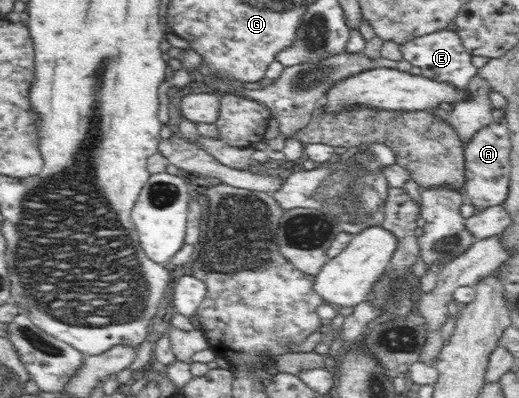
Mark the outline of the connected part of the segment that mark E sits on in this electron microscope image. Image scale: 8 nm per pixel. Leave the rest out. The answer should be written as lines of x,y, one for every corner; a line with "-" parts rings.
442,29
399,45
406,62
418,66
421,75
436,82
447,82
456,88
466,88
469,80
477,75
477,68
472,64
471,54
464,48
462,39
456,31

